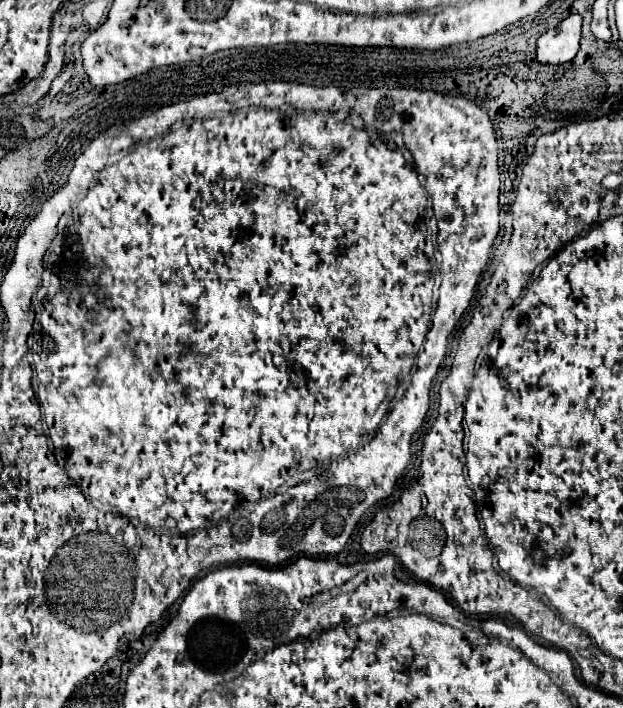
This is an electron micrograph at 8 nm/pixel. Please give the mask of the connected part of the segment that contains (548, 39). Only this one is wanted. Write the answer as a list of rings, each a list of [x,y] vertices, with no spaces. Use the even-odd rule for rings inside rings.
[[[567,16],[555,30],[549,30],[537,40],[537,60],[541,64],[565,64],[579,52],[581,16]]]

